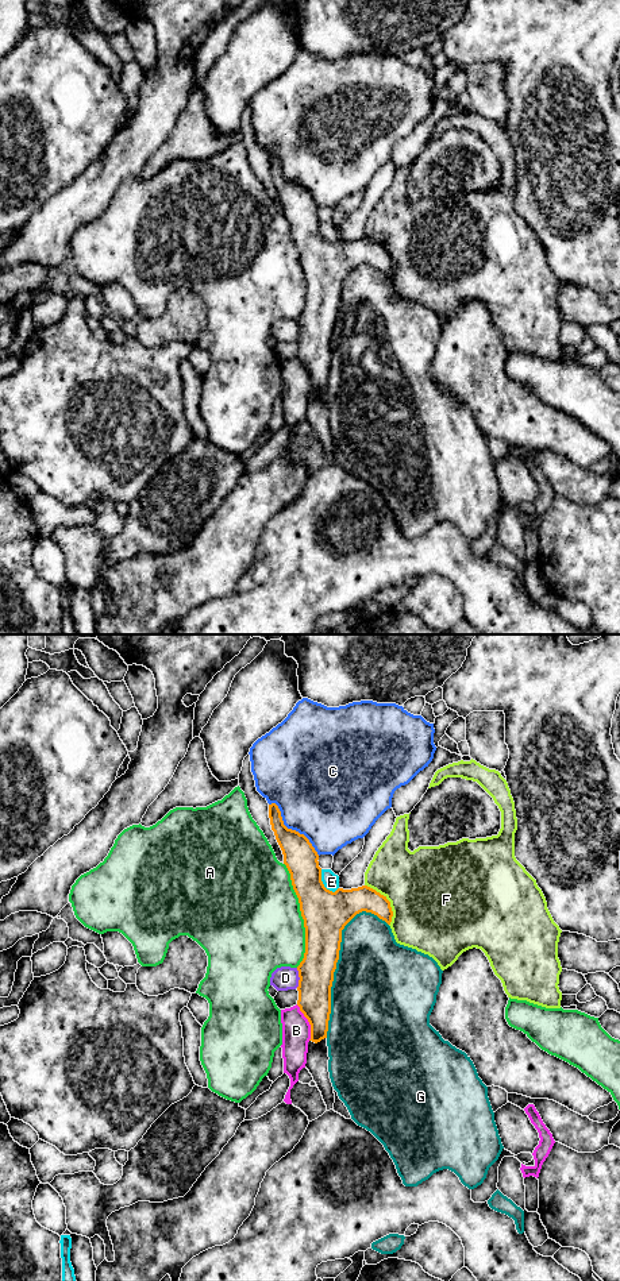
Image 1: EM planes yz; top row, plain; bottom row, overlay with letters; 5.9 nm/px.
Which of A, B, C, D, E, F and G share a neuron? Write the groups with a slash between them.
A / B / C / D / E / F / G

